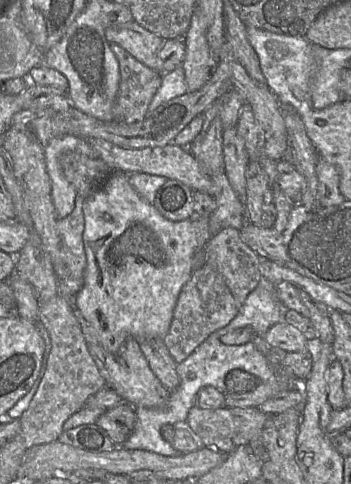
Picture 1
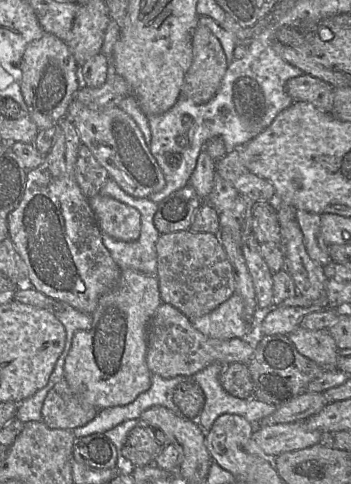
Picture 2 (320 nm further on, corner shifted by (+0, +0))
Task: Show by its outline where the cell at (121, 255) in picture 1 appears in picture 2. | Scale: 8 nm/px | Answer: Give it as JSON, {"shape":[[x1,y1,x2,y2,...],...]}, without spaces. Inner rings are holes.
{"shape":[[133,269,121,270,116,285,99,298,91,315,91,328,75,332,64,364,64,379,82,404,91,405,98,410,124,406,150,388,152,373,146,363,147,329,150,319,161,303,157,276]]}

